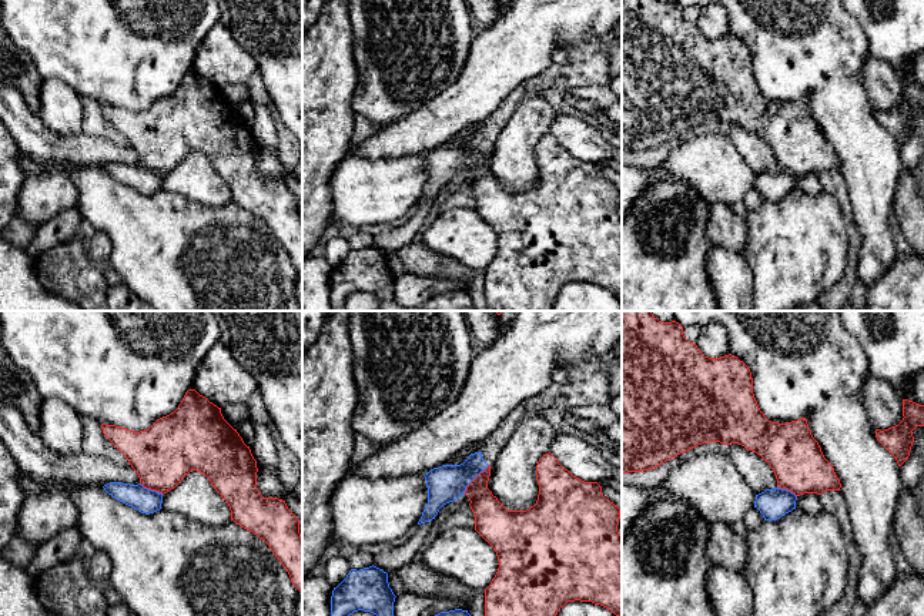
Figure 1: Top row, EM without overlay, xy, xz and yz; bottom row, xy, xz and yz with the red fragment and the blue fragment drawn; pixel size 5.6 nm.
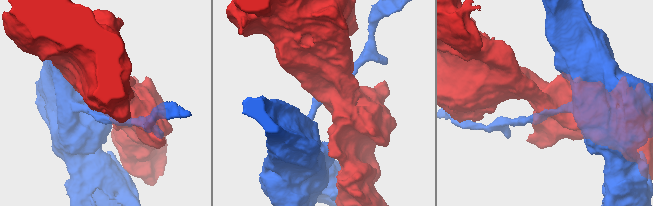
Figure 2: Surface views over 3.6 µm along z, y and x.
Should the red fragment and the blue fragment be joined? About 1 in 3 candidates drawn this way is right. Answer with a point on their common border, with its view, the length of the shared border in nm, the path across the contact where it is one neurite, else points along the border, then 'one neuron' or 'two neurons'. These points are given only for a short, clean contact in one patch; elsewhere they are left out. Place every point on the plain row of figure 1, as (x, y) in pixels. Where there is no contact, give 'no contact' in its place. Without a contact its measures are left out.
contact xz (474, 160); length 220 nm; one neuron

